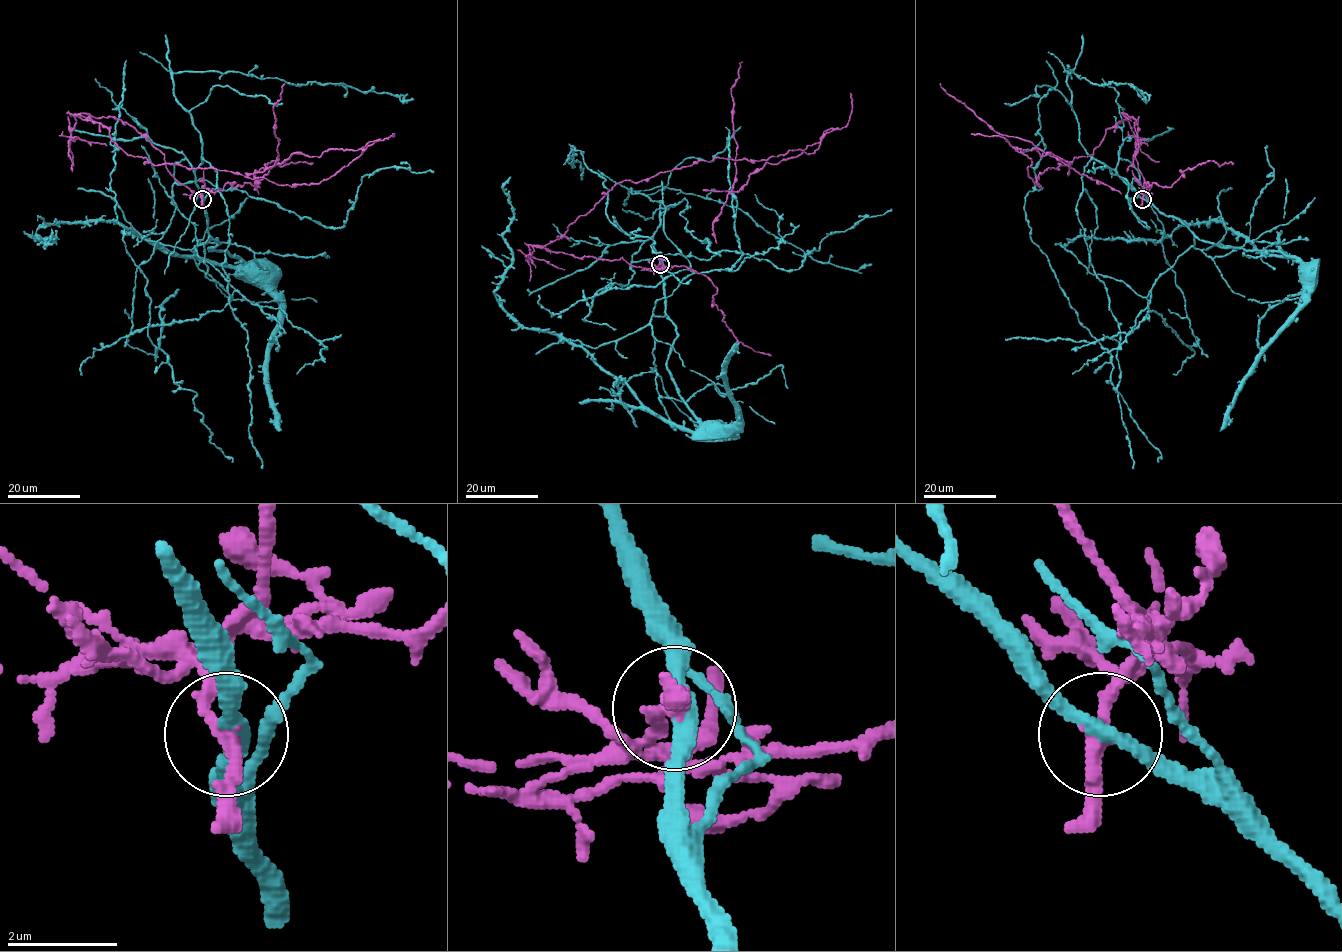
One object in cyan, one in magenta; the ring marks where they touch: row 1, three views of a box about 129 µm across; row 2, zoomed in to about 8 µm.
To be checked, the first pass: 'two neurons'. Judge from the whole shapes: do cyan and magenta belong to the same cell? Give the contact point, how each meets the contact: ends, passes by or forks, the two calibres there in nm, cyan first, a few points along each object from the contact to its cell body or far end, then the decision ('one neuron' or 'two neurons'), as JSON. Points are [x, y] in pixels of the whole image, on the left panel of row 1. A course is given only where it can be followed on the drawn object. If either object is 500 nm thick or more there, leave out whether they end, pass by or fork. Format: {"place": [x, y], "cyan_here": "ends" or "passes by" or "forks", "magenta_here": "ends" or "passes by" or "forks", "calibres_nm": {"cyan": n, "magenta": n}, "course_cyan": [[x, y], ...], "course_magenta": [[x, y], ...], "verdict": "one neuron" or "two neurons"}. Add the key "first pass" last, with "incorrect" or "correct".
{"place": [202, 199], "cyan_here": "passes by", "magenta_here": "passes by", "calibres_nm": {"cyan": 280, "magenta": 240}, "course_cyan": [[202, 199], [206, 232], [219, 244], [208, 250], [226, 251], [235, 255], [252, 275]], "course_magenta": [[202, 199], [132, 126], [80, 117], [156, 165], [319, 183], [362, 150], [274, 165], [285, 84]], "verdict": "two neurons", "first pass": "correct"}

